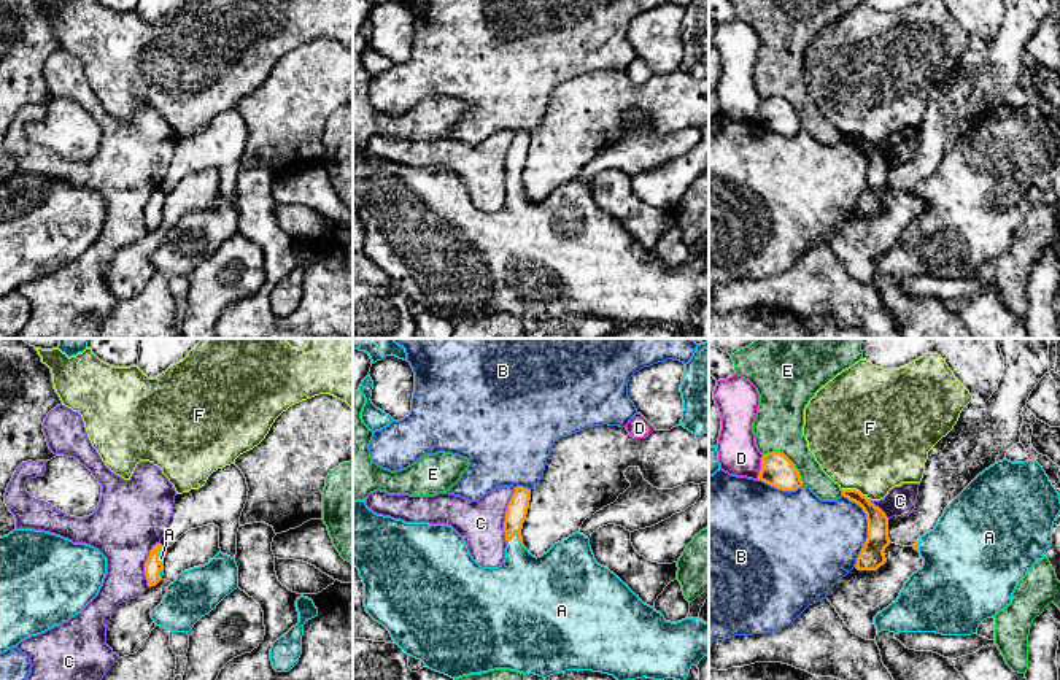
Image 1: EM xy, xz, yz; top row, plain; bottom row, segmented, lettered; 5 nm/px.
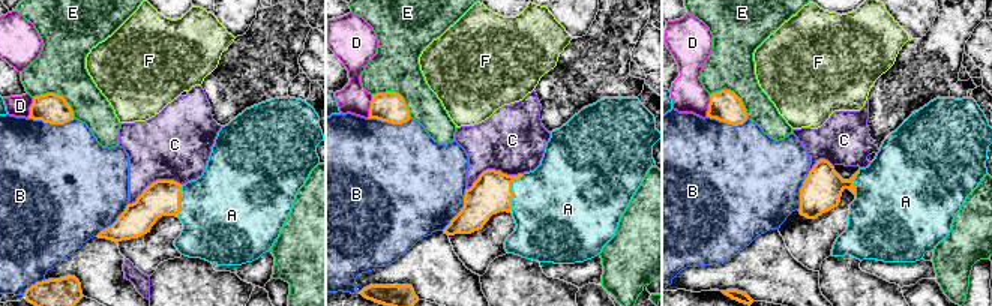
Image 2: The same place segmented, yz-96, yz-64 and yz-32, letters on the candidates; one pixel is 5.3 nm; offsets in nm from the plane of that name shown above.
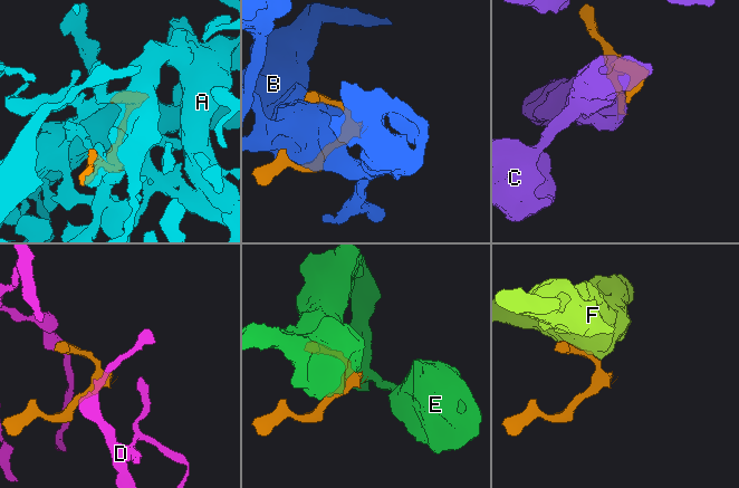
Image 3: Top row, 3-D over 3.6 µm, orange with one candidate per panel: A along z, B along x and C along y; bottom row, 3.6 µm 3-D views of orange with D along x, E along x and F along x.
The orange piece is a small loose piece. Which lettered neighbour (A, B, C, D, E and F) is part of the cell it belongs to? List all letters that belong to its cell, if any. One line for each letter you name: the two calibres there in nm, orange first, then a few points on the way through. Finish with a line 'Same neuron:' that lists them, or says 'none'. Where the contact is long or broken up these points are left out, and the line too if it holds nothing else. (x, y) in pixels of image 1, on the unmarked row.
A: 110/340 nm
Same neuron: A

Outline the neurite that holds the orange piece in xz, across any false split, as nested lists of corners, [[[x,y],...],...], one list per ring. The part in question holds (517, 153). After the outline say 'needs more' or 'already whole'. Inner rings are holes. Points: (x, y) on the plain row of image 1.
[[[516,130],[504,165],[505,203],[499,211],[482,211],[451,170],[405,167],[377,159],[367,153],[366,145],[353,143],[353,208],[364,227],[366,256],[389,275],[407,299],[455,324],[469,318],[510,313],[544,323],[566,315],[593,315],[613,319],[618,327],[642,321],[683,326],[690,313],[709,300],[709,265],[666,265],[613,216],[596,207],[590,183],[580,176],[555,187],[542,200],[532,200],[521,181],[529,145],[531,133]]]; needs more

